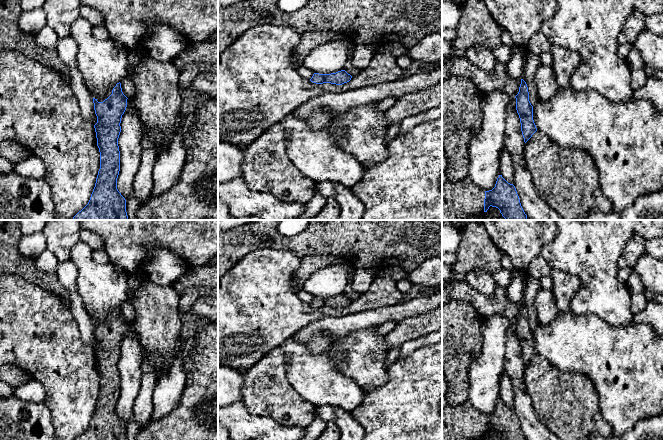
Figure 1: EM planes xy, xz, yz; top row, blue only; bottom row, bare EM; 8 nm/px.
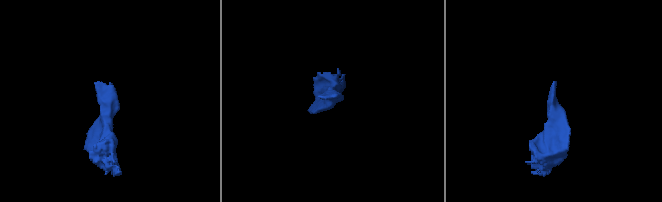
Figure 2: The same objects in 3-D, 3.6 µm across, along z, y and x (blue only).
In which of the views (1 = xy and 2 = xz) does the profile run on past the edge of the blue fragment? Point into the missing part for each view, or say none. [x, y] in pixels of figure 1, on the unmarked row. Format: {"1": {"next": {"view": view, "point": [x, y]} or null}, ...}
{"1": {"next": null}, "2": {"next": null}}

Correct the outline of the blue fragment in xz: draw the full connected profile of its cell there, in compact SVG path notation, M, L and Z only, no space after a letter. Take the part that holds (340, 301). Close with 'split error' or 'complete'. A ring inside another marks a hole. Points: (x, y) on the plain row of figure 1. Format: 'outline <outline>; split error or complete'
outline M341 294L331 298L314 297L310 305L316 308L331 307L342 309L349 306L351 302L352 300L350 298L348 298L345 294Z; complete

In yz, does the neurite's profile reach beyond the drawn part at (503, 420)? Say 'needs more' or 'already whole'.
needs more

